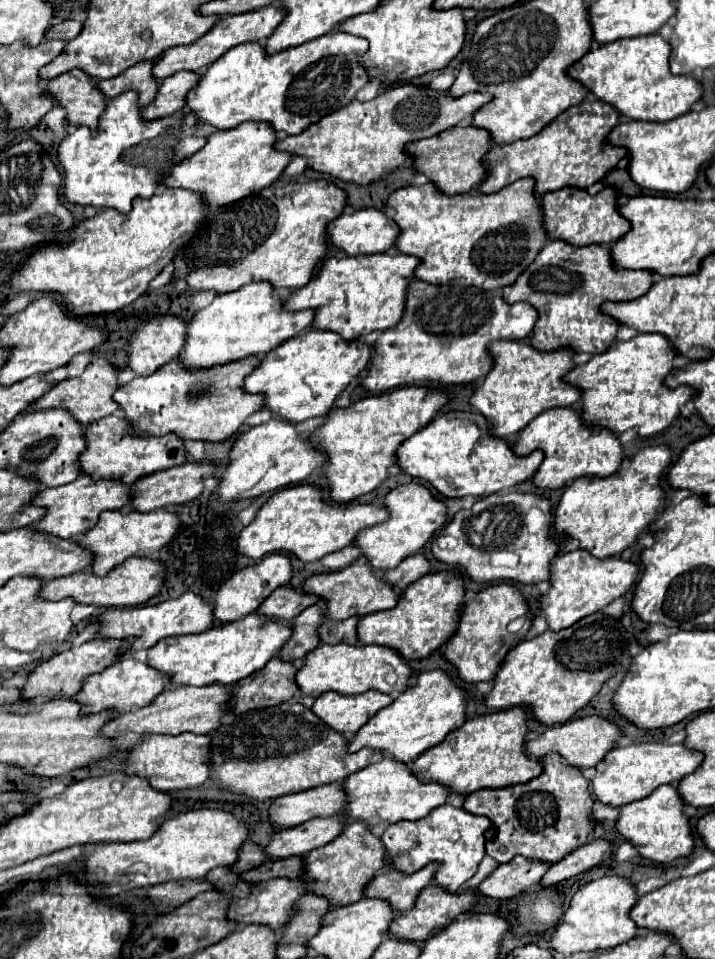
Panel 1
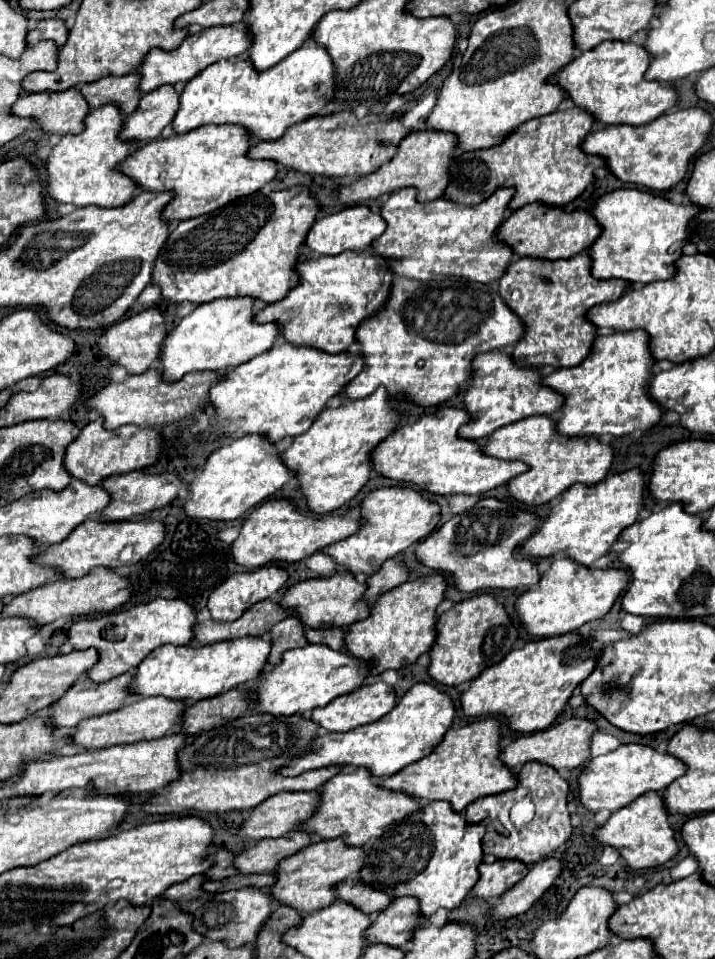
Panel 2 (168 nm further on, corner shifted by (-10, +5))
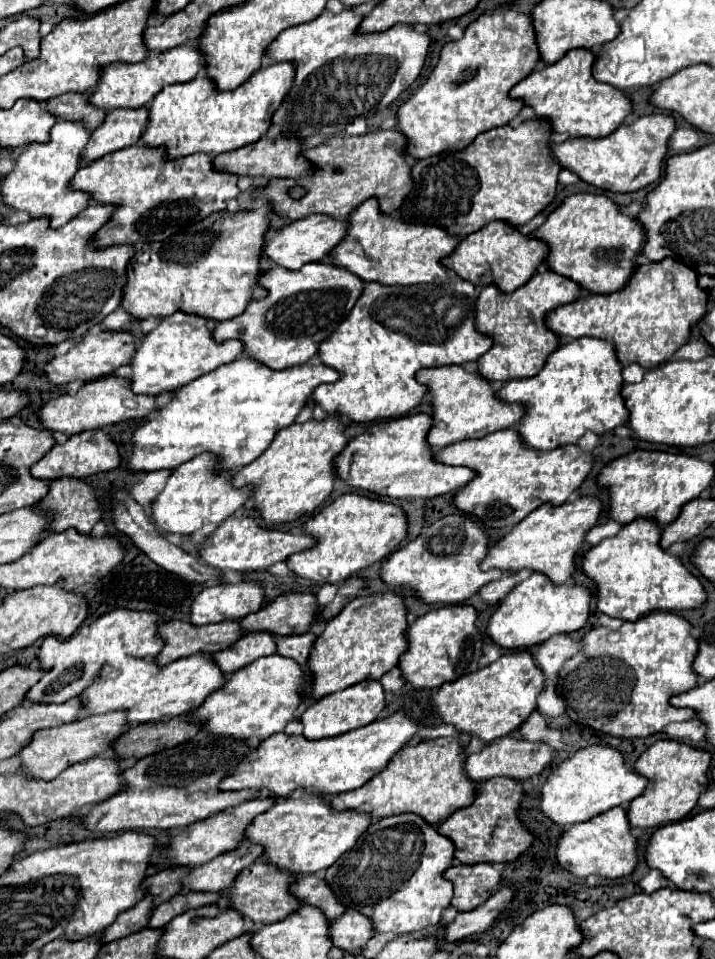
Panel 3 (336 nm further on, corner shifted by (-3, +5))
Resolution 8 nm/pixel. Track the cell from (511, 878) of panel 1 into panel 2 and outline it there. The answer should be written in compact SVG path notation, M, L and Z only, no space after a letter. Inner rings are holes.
M496 859L490 863L480 865L480 879L474 885L474 895L480 899L498 899L502 897L512 885L522 881L528 875L528 865L522 861L512 861L512 859Z

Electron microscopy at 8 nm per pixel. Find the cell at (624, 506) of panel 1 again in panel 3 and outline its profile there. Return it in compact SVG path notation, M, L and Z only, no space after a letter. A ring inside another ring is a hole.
M581 497L573 503L565 503L559 507L543 505L529 513L521 523L517 523L505 537L501 537L481 561L481 569L501 569L517 573L521 569L531 569L543 573L555 585L563 585L571 579L575 571L575 559L581 551L585 533L597 523L601 517L601 501L595 497Z

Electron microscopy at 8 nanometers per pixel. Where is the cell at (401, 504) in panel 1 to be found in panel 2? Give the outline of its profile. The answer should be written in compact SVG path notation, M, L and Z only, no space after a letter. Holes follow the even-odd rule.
M382 487L372 491L364 503L362 503L362 519L364 525L360 531L350 535L348 539L342 539L334 545L328 545L324 549L326 555L334 557L334 561L354 575L372 575L376 573L384 561L396 557L404 549L408 549L412 543L422 541L428 537L438 521L440 521L440 505L422 497L412 487Z

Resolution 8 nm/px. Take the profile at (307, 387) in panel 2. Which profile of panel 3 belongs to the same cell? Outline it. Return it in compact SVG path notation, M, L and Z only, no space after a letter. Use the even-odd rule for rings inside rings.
M239 357L177 389L173 399L153 419L139 425L131 435L133 455L125 469L129 473L151 473L177 467L201 453L213 453L219 471L235 471L257 459L277 431L295 421L315 387L337 379L339 373L321 363L273 371L251 357Z

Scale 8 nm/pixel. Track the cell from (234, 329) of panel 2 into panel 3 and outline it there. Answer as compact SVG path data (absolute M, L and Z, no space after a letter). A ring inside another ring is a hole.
M173 313L161 321L139 345L135 351L133 359L129 361L131 367L131 377L129 385L133 393L143 393L143 395L161 395L161 393L171 393L177 391L179 387L191 383L193 379L229 363L235 361L243 353L241 341L225 341L225 343L215 343L211 337L213 323L197 317L197 315L187 315L187 313Z

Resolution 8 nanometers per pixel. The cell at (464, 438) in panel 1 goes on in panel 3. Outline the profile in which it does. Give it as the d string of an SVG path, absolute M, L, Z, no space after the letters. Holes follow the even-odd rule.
M417 413L399 419L371 425L365 433L349 439L343 451L335 457L335 475L349 487L365 489L391 499L431 499L443 493L457 491L475 477L467 467L449 467L433 461L433 451L427 443L431 417Z

